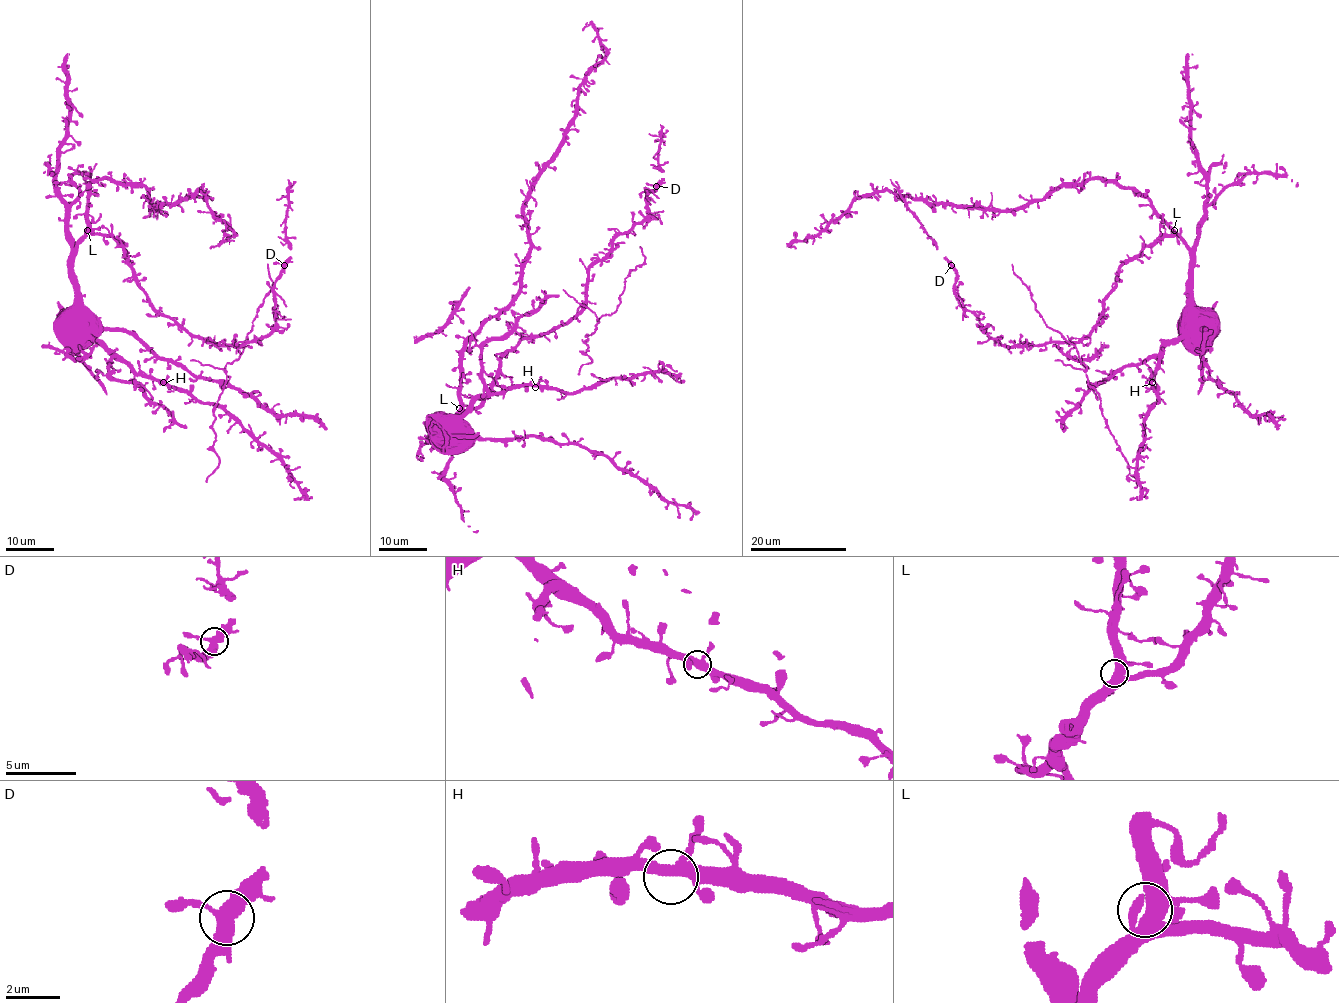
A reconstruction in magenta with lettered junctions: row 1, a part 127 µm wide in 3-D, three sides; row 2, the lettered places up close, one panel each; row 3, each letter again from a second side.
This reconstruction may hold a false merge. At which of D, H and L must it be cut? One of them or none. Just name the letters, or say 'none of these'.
none of these

